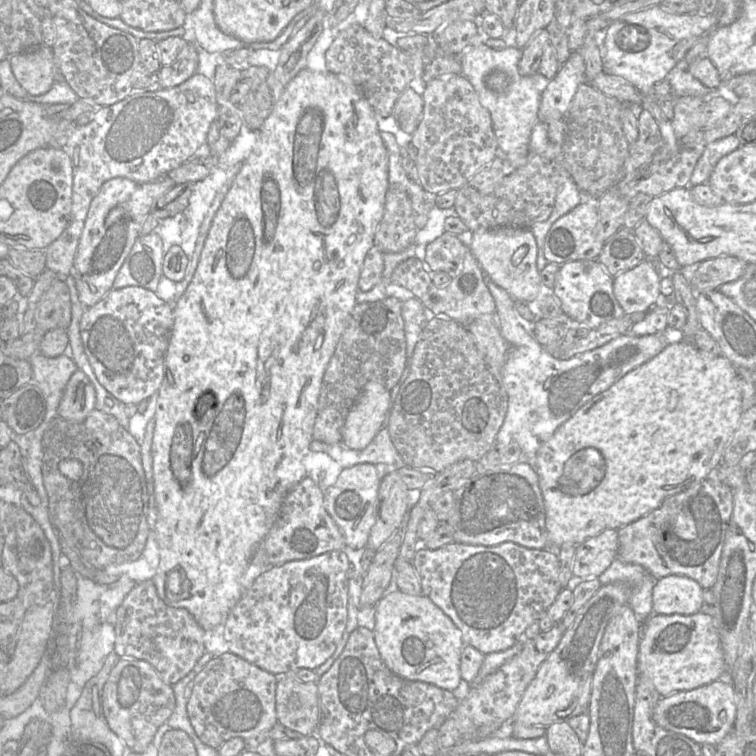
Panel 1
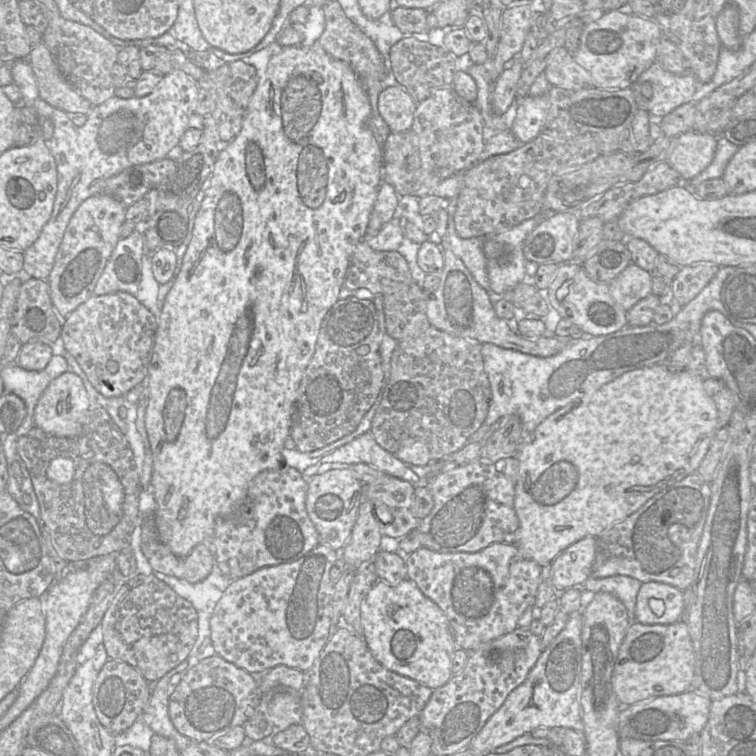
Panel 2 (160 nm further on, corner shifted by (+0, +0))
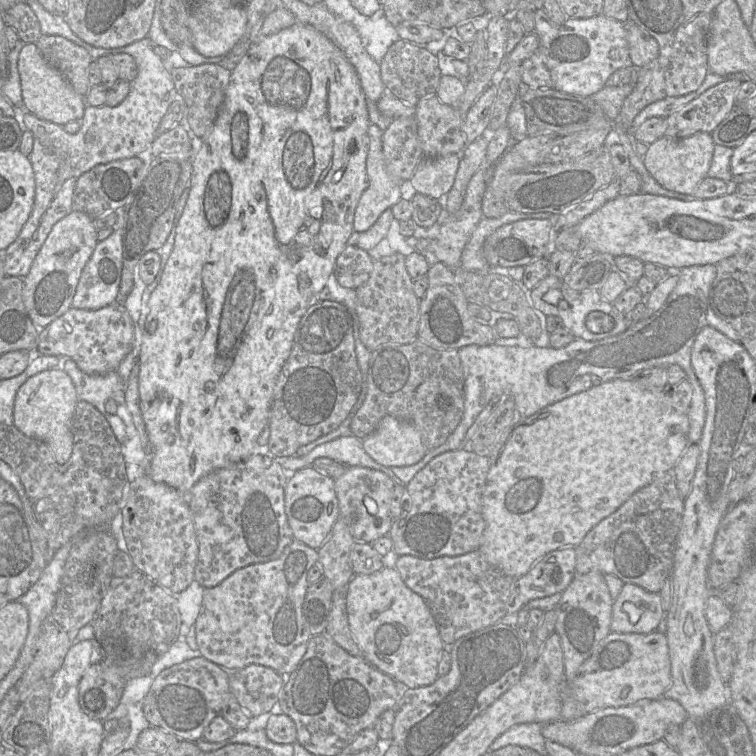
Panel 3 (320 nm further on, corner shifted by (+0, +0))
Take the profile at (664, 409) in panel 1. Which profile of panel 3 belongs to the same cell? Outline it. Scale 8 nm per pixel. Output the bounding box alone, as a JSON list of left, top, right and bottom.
[478,379,689,578]

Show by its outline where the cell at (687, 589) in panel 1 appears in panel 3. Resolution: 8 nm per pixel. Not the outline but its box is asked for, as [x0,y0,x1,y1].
[611,583,665,634]

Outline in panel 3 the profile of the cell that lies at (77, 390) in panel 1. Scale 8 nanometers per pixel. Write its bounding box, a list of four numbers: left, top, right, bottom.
[14,369,79,464]

